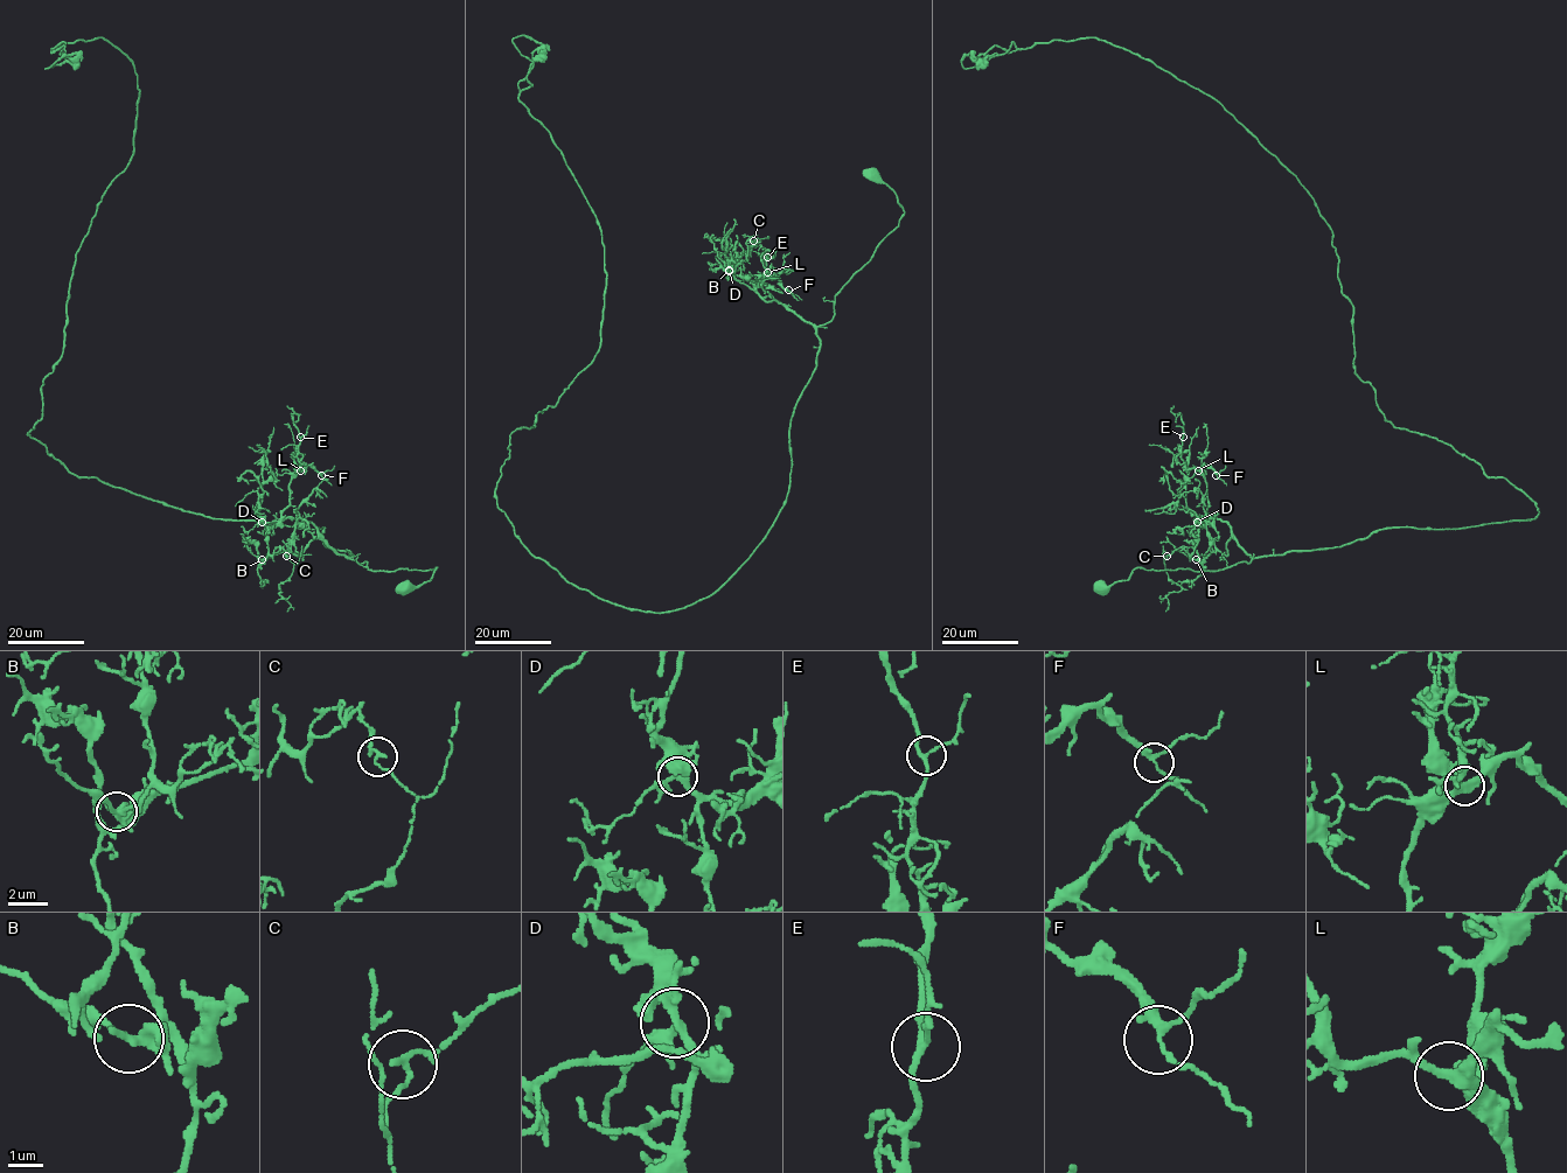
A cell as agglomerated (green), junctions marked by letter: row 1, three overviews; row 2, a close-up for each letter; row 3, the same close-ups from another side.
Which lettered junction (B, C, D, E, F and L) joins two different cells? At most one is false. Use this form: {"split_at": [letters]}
{"split_at": ["C"]}

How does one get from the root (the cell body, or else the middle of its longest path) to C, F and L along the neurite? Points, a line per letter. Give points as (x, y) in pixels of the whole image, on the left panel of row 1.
C: (403, 587), (430, 580), (437, 566), (371, 571), (318, 538), (263, 563), (283, 547), (286, 556)
F: (403, 587), (430, 580), (437, 566), (371, 571), (311, 523), (281, 517), (290, 481), (308, 465), (321, 475)
L: (403, 587), (430, 580), (437, 566), (371, 571), (338, 554), (311, 523), (281, 517), (300, 470)

